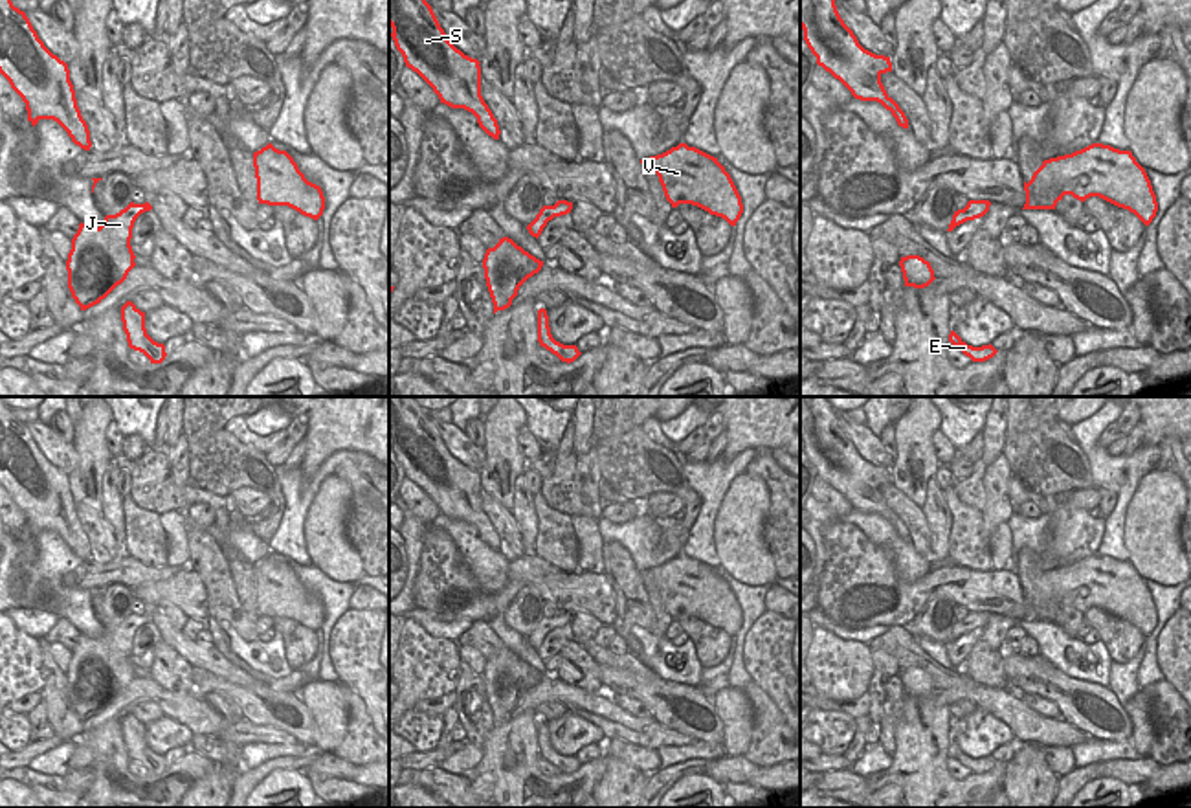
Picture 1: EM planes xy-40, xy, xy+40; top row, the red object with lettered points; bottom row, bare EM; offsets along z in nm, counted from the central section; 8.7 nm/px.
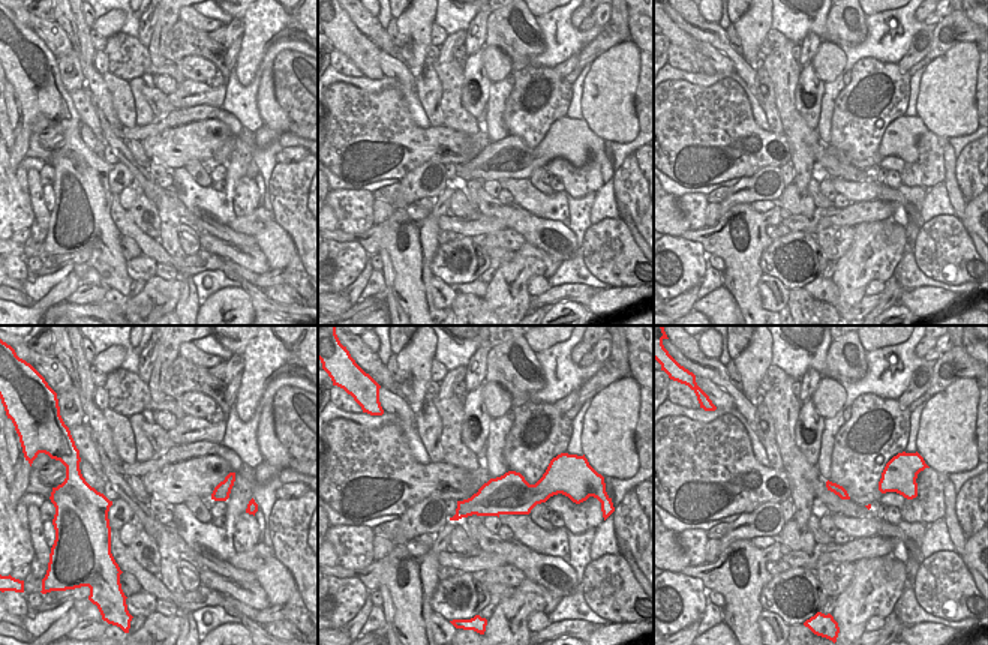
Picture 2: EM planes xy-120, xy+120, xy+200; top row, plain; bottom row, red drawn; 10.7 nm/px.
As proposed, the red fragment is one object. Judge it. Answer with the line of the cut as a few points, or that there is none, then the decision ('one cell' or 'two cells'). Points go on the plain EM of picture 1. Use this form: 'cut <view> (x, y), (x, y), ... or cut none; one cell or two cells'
cut none; one cell

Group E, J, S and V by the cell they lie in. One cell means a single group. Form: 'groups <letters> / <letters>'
groups E J S V

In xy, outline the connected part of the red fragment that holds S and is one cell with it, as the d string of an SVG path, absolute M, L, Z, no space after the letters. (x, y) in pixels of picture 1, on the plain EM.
M389 397L389 437L407 479L417 483L451 520L464 520L499 551L499 536L481 507L481 474L457 461L431 417L413 397Z

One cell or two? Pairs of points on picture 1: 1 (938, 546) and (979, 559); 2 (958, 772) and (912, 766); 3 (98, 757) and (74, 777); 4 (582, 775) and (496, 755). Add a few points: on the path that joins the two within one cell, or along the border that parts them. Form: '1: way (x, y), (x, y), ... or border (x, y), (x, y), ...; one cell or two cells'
1: border (947, 507), (951, 516), (949, 557); two cells
2: border (949, 753), (947, 770), (957, 779), (966, 779); two cells
3: border (70, 768), (90, 768), (94, 775), (92, 785); two cells
4: way (560, 783), (547, 783), (518, 768); one cell

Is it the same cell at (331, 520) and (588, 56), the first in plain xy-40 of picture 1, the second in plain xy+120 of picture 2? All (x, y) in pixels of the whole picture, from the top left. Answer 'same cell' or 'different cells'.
different cells

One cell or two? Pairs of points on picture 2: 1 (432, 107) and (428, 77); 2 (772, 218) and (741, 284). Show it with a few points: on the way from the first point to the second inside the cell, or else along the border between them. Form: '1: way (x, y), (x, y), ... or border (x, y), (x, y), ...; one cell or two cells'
1: way (431, 99), (428, 84); one cell
2: way (754, 230), (750, 246), (742, 255), (742, 266); one cell

